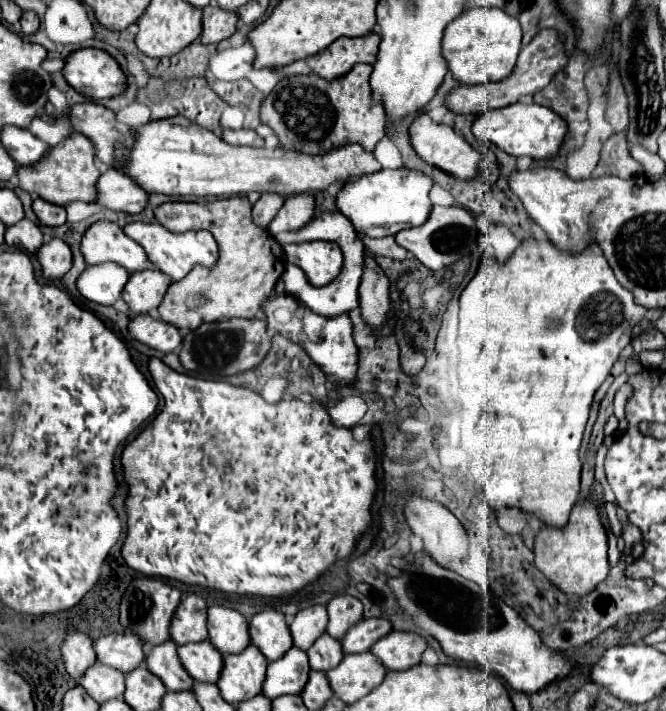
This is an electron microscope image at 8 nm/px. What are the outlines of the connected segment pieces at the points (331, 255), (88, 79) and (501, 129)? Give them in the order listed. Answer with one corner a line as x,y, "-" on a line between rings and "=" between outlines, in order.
308,241
284,245
282,249
286,253
288,263
298,265
314,287
324,287
332,283
342,271
344,255
336,243
=
78,49
68,55
64,79
90,101
122,95
128,87
120,65
100,49
=
516,103
504,109
492,109
488,113
478,115
472,131
480,141
494,143
498,149
506,151
508,155
514,155
514,157
526,155
532,161
548,161
548,159
554,159
558,149
562,147
562,141
568,133
568,125
560,115
556,115
548,107
542,107
536,103
532,105

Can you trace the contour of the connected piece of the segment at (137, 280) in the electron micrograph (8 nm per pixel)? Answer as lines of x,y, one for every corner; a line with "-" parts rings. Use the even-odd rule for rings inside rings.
146,269
130,275
122,299
128,303
128,317
150,315
160,307
172,279
164,277
158,269

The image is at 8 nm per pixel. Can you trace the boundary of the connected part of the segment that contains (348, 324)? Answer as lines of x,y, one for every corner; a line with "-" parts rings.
274,295
266,301
264,305
266,317
268,317
268,327
278,331
280,335
292,339
294,343
300,343
312,361
320,365
320,369
326,375
332,375
338,383
342,385
354,385
356,383
356,373
358,373
358,347
354,343
354,327
350,317
336,317
336,321
328,321
328,317
320,317
312,313
302,301
296,301
294,297
288,295

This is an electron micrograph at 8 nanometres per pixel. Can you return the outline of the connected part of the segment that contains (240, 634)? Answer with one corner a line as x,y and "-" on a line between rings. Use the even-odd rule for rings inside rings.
222,605
208,607
208,635
210,643
222,653
240,653
240,649
248,647
248,619

